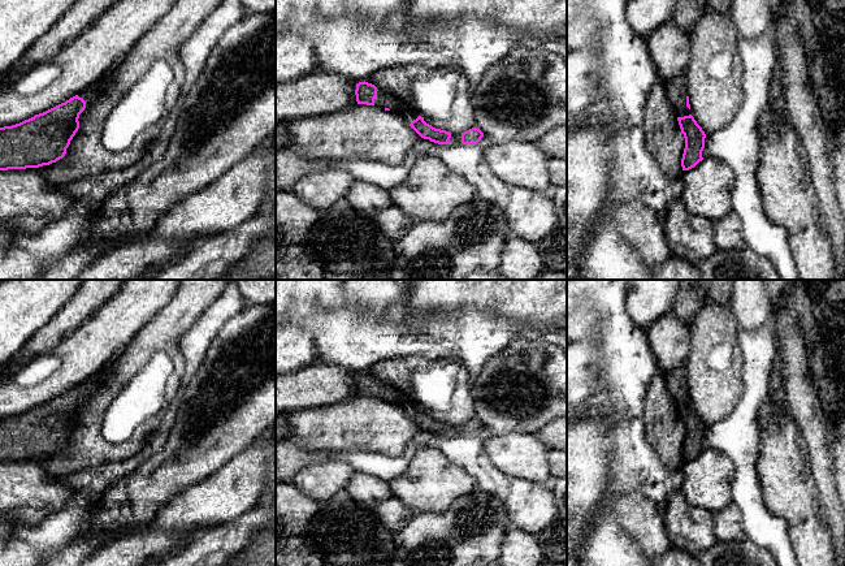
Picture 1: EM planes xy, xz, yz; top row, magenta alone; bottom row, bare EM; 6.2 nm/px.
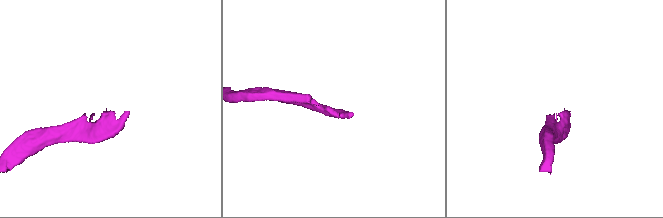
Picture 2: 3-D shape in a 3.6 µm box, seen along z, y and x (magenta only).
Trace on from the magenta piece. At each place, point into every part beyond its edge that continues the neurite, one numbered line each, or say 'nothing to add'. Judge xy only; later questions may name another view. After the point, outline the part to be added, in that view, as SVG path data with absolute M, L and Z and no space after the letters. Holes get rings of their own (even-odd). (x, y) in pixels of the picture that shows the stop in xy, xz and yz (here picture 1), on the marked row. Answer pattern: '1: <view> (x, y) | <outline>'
1: xy (90, 93) | M109 70L103 78L100 78L96 82L94 82L90 87L83 90L78 95L79 98L82 98L86 101L86 107L105 87L108 81L112 78L112 70Z

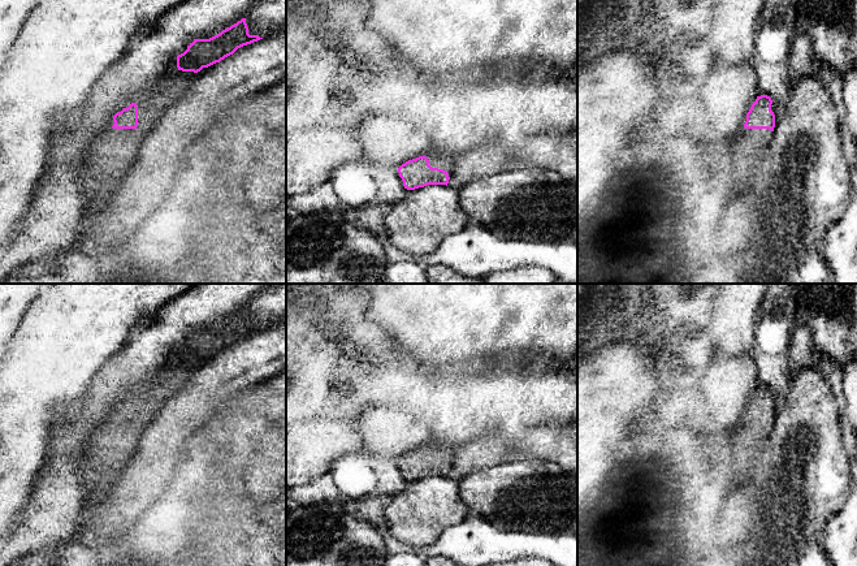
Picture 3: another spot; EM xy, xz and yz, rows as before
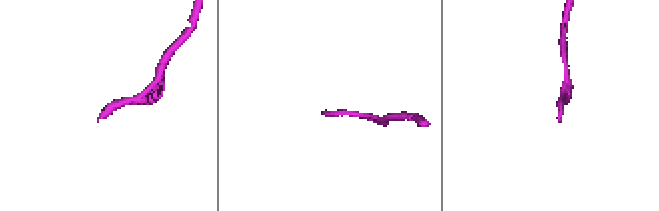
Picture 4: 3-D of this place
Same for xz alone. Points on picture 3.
nothing to add

